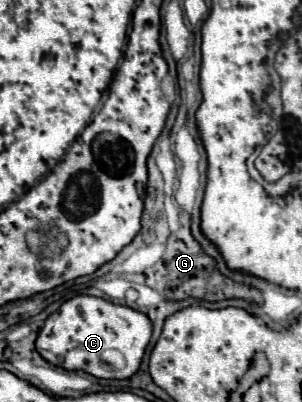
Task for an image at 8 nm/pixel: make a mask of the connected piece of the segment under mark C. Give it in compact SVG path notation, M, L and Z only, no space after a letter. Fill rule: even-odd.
M82 294L48 316L38 334L36 350L44 360L66 370L82 370L96 378L130 378L140 368L150 334L152 322L146 314Z

